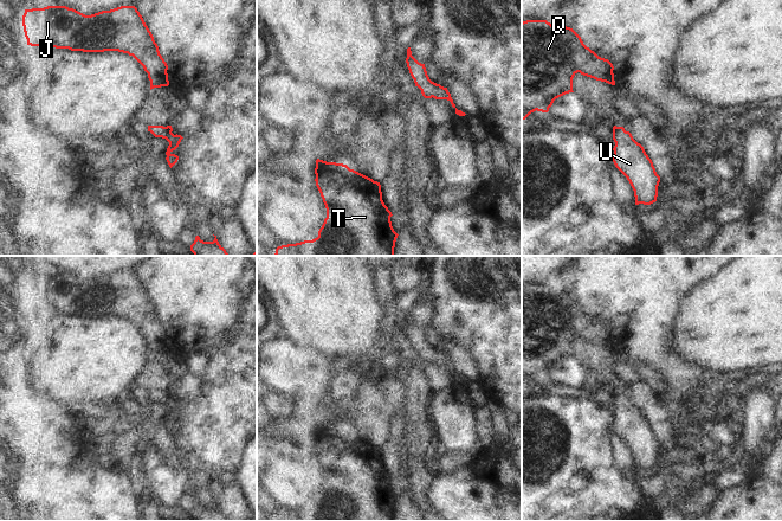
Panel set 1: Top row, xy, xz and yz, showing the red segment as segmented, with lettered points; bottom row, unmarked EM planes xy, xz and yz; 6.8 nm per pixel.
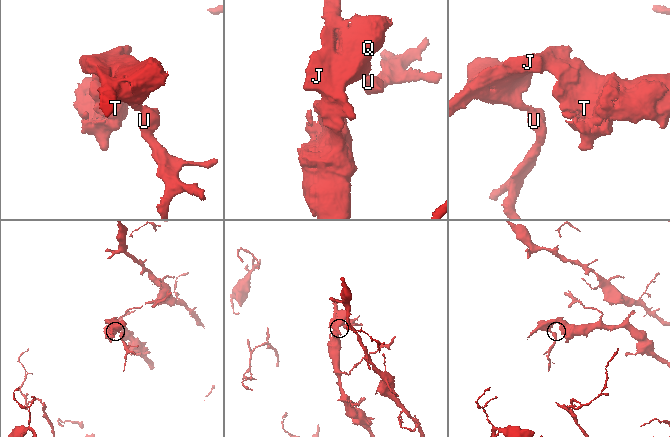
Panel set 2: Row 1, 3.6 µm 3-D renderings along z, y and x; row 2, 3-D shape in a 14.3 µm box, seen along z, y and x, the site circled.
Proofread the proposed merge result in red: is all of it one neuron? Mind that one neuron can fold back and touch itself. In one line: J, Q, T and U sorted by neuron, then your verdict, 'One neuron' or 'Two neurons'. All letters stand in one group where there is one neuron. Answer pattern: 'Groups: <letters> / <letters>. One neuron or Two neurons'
Groups: J Q T U. One neuron

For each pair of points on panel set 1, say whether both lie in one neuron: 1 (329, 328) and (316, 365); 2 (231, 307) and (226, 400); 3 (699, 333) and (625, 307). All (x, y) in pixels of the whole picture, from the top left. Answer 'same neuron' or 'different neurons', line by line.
1: different neurons
2: different neurons
3: different neurons

